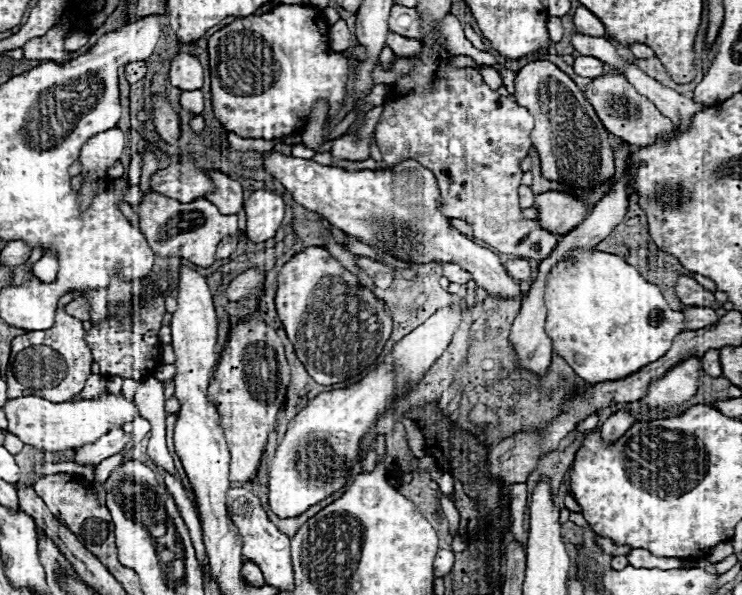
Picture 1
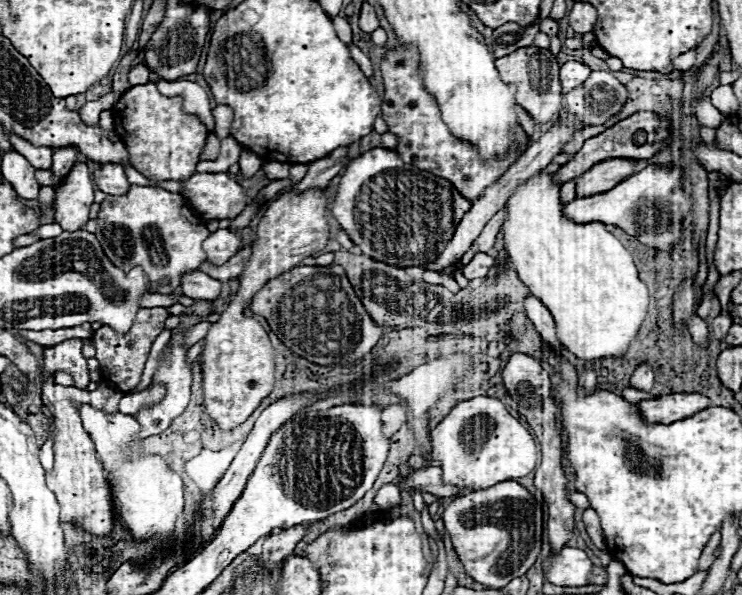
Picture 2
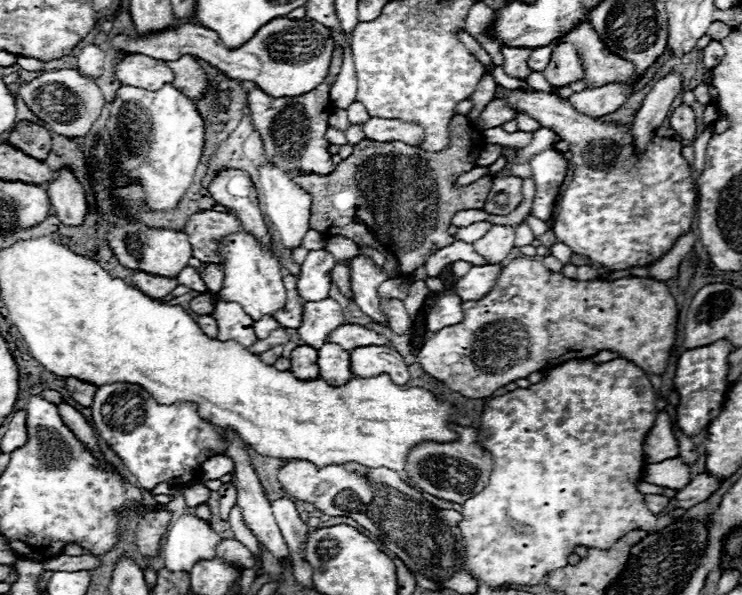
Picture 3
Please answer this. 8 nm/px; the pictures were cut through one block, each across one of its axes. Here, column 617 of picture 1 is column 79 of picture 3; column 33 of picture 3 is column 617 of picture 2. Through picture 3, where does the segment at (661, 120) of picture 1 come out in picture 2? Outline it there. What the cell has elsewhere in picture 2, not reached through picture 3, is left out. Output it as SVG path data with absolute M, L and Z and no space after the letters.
M592 70L588 80L566 94L566 108L582 118L586 126L600 126L610 120L626 102L626 88L610 72Z

